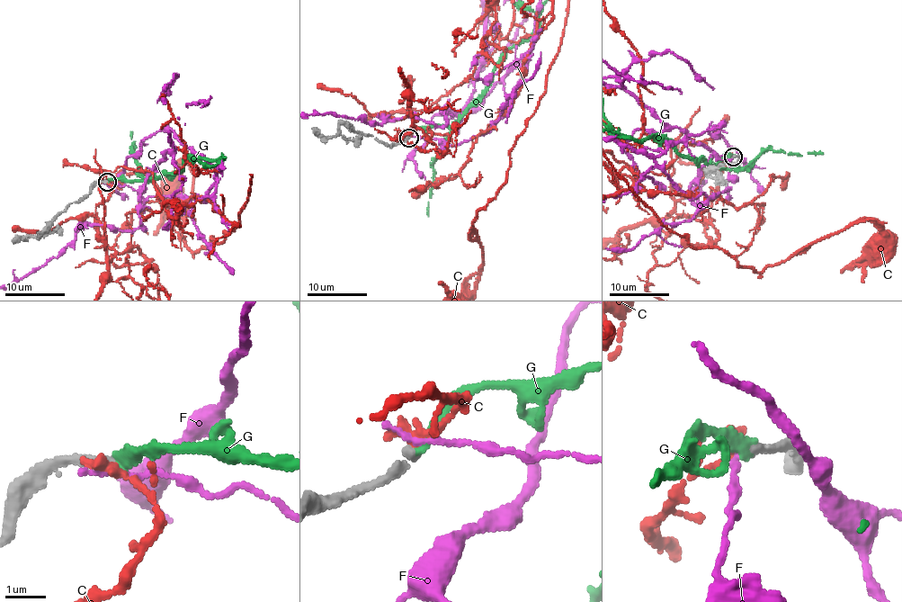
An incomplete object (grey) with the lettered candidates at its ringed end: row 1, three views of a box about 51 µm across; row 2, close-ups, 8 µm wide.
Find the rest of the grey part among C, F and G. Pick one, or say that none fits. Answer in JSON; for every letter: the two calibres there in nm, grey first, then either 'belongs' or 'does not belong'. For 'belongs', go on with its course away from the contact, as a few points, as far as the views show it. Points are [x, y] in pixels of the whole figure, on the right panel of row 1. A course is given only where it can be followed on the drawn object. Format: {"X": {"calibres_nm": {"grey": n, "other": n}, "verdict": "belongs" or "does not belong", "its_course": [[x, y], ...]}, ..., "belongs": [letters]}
{"C": {"calibres_nm": {"grey": 240, "other": 320}, "verdict": "does not belong"}, "F": {"calibres_nm": {"grey": 240, "other": 170}, "verdict": "does not belong"}, "G": {"calibres_nm": {"grey": 260, "other": 200}, "verdict": "belongs"}, "belongs": ["G"]}

